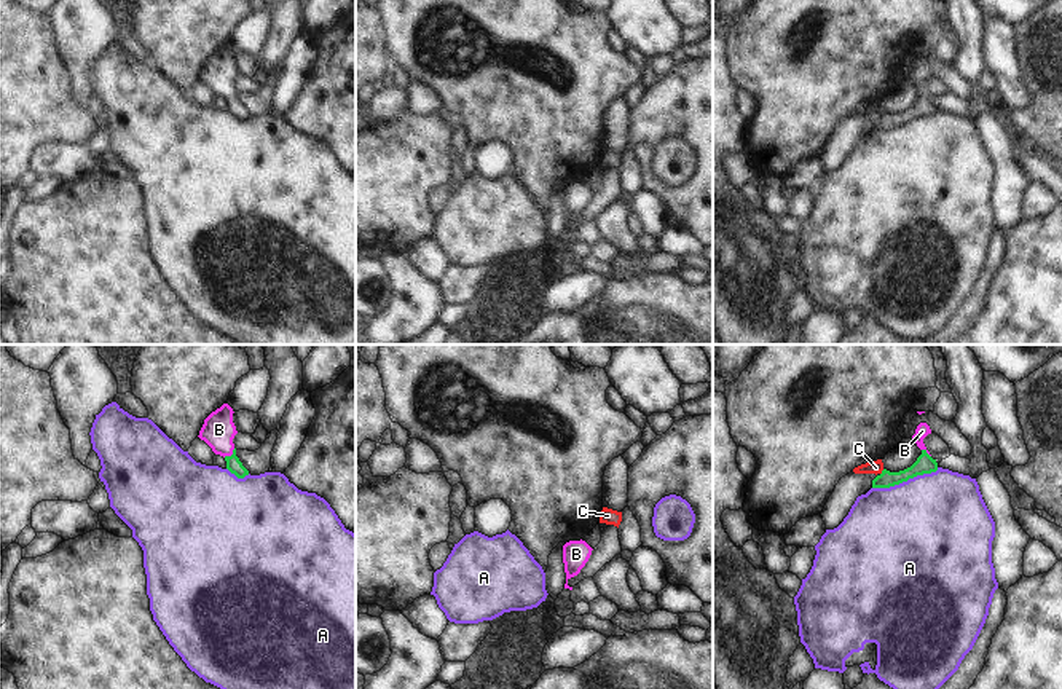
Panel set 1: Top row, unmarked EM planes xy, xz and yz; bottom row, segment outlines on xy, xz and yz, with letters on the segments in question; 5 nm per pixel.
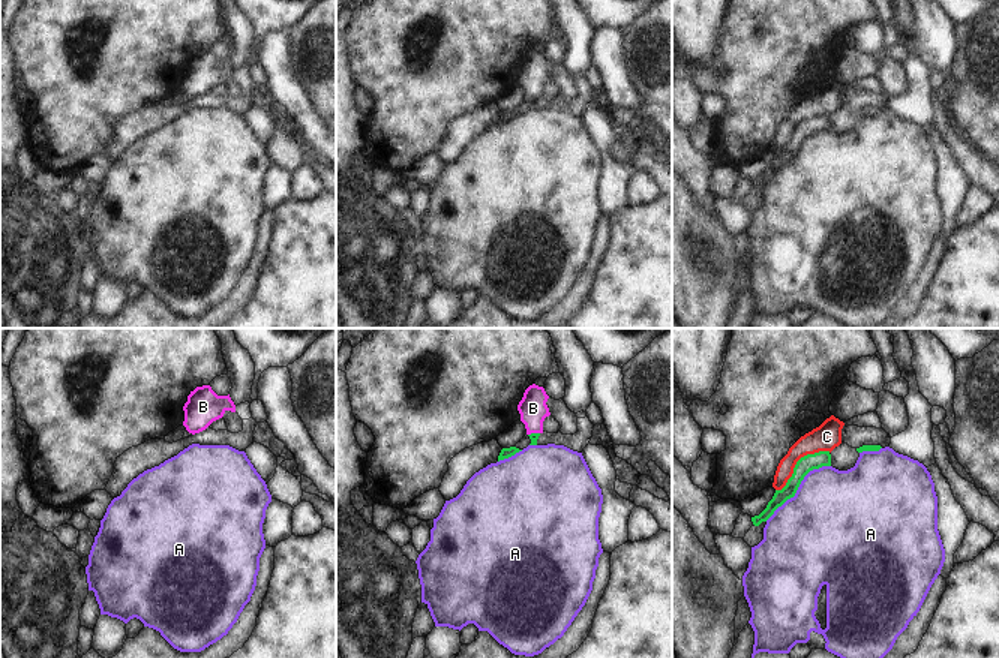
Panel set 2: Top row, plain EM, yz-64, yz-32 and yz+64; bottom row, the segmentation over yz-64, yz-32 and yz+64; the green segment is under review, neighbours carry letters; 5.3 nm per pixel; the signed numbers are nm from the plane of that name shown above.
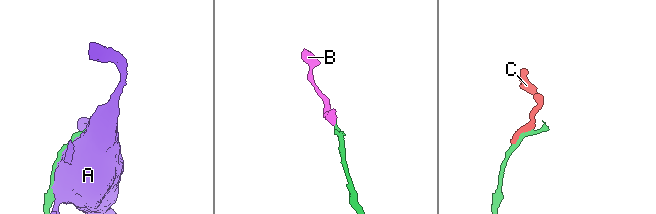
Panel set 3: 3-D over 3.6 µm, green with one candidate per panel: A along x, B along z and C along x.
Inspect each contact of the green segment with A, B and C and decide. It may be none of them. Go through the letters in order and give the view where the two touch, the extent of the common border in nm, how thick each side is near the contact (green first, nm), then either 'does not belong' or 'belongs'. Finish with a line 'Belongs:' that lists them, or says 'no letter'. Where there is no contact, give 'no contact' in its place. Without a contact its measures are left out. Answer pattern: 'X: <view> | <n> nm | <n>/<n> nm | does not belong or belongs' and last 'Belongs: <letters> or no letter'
A: yz | 360 nm | 100/500 nm | does not belong
B: xy | 80 nm | 80/160 nm | belongs
C: yz | 40 nm | 100/70 nm | does not belong
Belongs: B

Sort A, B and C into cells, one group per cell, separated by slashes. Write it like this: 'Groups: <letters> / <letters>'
Groups: A / B / C

